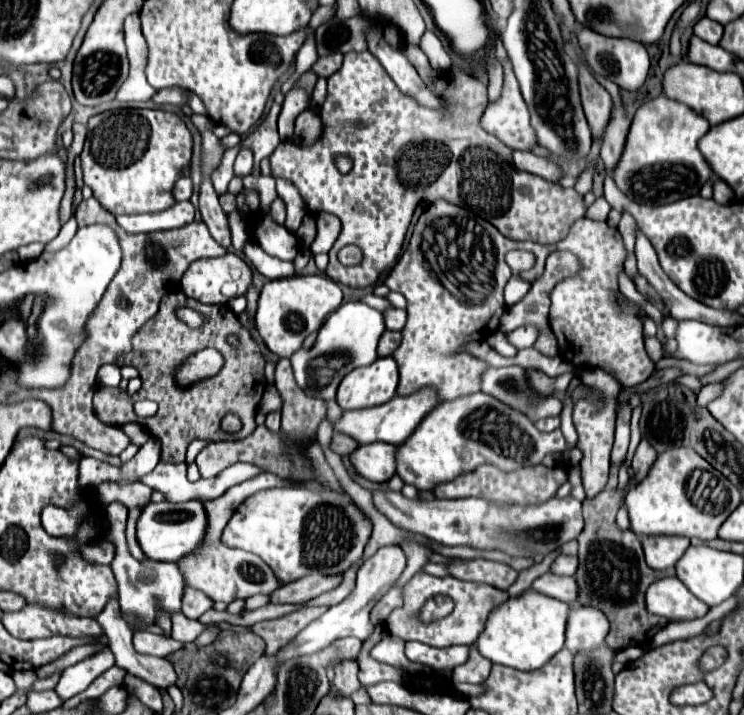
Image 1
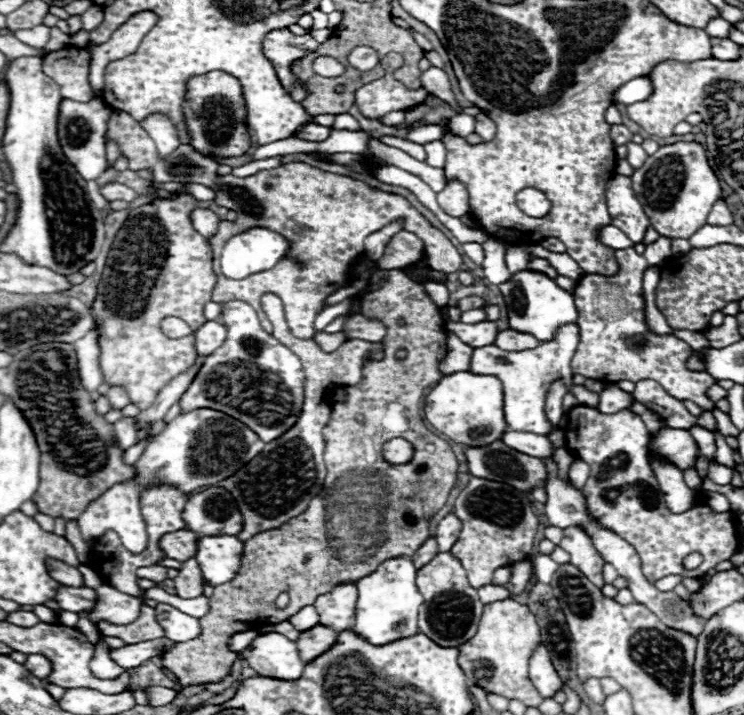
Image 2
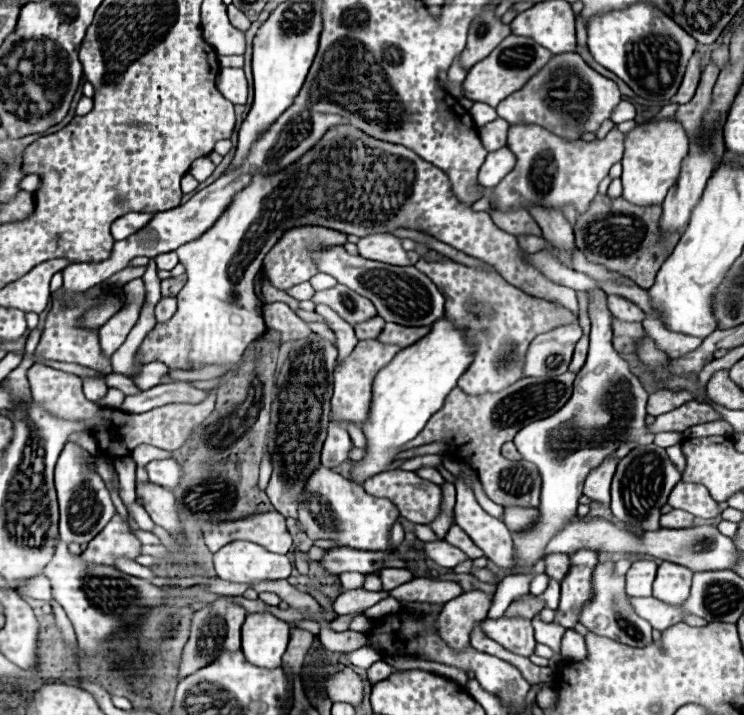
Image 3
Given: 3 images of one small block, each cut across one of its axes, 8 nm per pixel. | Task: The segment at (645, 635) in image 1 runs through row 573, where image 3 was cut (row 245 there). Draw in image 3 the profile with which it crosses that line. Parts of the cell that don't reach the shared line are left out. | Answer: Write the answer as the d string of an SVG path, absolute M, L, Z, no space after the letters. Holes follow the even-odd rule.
M596 196L590 208L578 216L574 234L576 234L576 248L586 254L586 258L594 264L602 264L614 272L620 272L632 278L638 286L648 288L654 284L656 272L660 270L662 262L670 256L672 248L680 240L680 234L670 234L666 240L660 240L658 220L662 214L662 206L640 208L632 206L624 198L610 200L608 196Z

